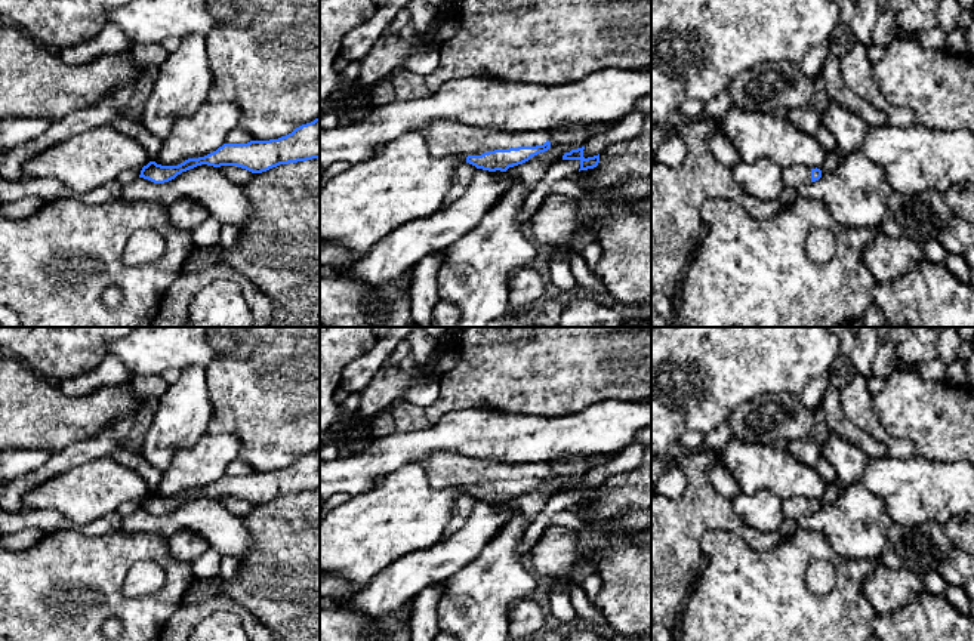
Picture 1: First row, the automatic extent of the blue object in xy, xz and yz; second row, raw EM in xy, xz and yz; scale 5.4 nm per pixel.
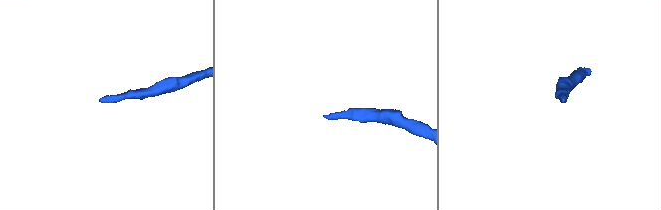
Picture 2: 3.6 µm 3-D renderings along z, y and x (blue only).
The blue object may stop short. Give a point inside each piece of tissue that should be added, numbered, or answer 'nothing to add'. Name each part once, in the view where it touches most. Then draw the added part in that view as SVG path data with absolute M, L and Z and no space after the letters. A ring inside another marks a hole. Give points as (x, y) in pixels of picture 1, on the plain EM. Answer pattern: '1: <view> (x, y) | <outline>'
1: xz (444, 470) | M437 452L420 459L432 487L481 487L494 481L543 477L551 463L509 465L480 462L451 452Z

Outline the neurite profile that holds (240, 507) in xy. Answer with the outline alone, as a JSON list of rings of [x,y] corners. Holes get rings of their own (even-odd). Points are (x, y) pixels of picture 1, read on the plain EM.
[[[221,497],[218,500],[224,506],[226,506],[229,511],[232,511],[232,512],[241,515],[241,517],[246,517],[253,509],[253,505],[252,503],[249,503],[246,500],[241,500],[241,499],[237,499],[237,497]]]

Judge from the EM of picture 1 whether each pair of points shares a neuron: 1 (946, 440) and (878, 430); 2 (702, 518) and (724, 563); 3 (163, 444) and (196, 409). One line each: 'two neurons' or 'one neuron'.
1: two neurons
2: two neurons
3: one neuron

